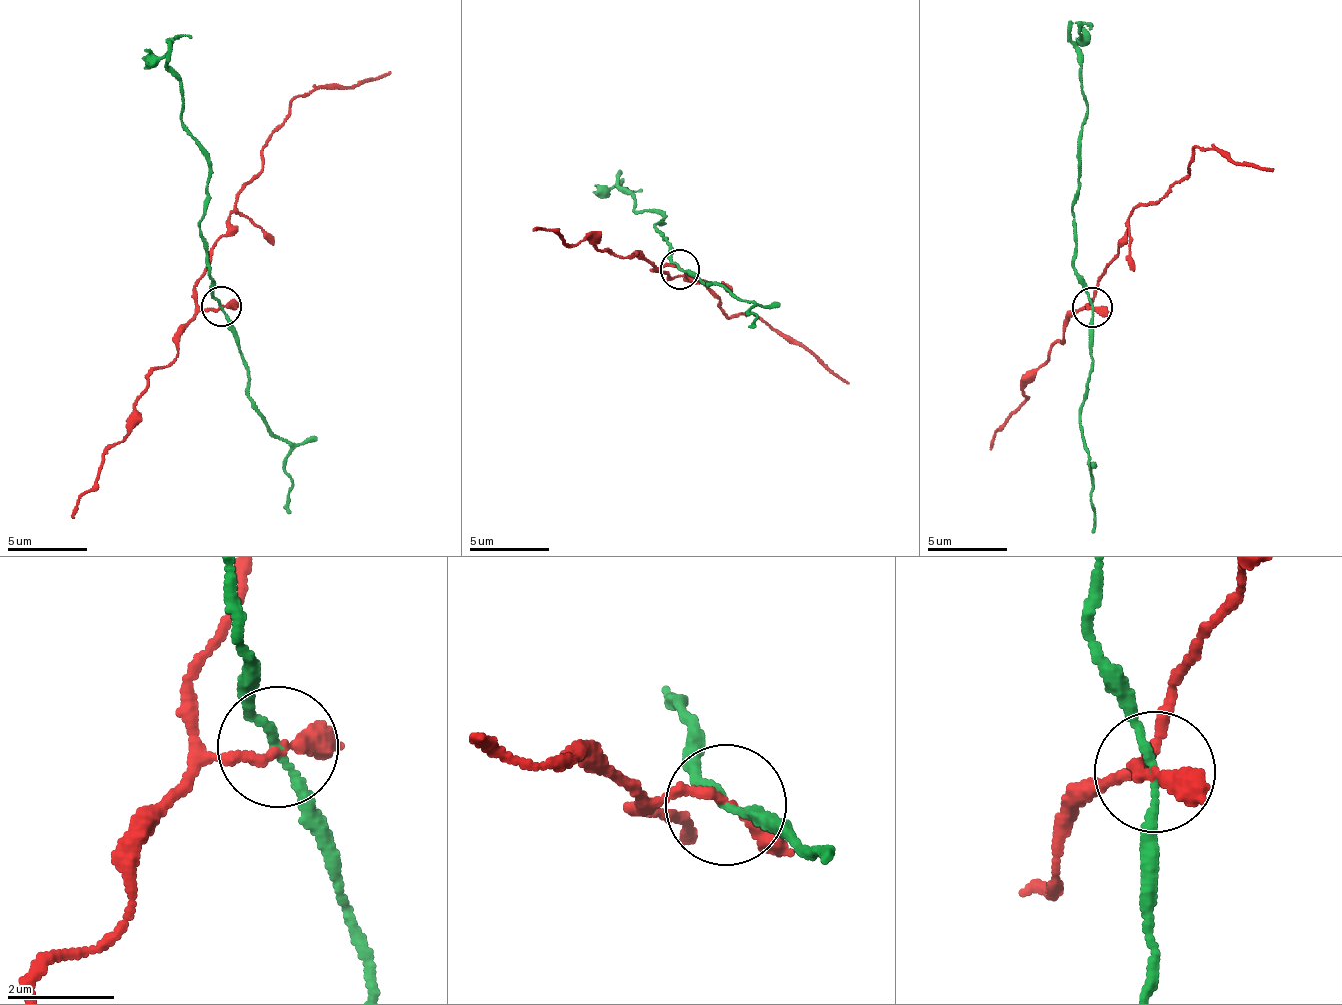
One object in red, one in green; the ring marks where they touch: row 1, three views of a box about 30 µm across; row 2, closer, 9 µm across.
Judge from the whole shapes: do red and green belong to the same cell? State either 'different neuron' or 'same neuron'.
different neuron

